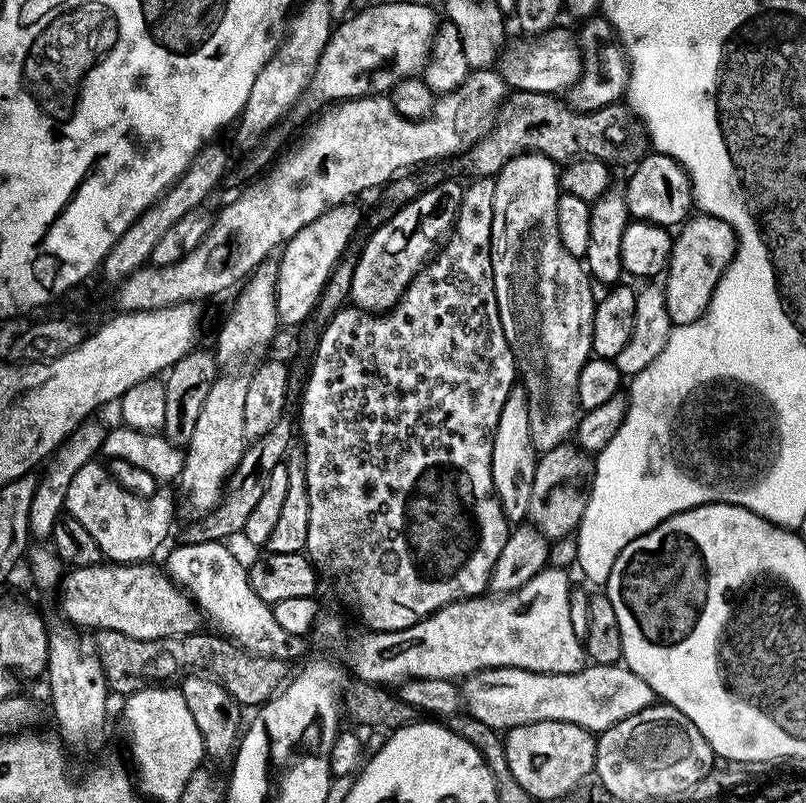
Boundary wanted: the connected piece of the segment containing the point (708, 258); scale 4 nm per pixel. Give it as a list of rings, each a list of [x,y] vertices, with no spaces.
[[[693,215],[679,225],[668,267],[662,276],[666,310],[673,325],[694,322],[710,306],[710,298],[736,253],[736,231],[722,218]]]

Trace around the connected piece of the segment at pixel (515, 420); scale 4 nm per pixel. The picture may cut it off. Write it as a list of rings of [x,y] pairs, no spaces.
[[[514,386],[502,406],[502,414],[498,414],[498,426],[494,430],[494,446],[490,454],[492,491],[509,522],[520,522],[527,517],[530,494],[534,490],[534,470],[537,459],[538,453],[530,438],[528,399],[523,387]]]

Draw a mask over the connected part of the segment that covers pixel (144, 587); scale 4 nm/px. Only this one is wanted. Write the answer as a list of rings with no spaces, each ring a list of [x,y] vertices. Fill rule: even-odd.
[[[101,562],[86,568],[71,569],[59,585],[60,608],[64,611],[63,619],[77,629],[116,630],[139,640],[157,640],[171,636],[185,636],[187,632],[197,631],[201,627],[202,613],[193,603],[192,597],[179,584],[171,579],[168,573],[155,568],[155,563],[113,564]]]

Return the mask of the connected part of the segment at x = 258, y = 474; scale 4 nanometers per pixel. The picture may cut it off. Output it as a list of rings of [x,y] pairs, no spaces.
[[[282,418],[270,429],[267,436],[253,439],[245,447],[244,457],[238,462],[238,466],[228,477],[224,486],[224,494],[216,509],[207,512],[198,520],[193,520],[187,525],[188,528],[182,537],[185,544],[206,543],[211,540],[227,541],[227,536],[239,537],[246,526],[246,518],[250,518],[254,511],[254,505],[258,498],[262,498],[262,490],[266,490],[266,482],[270,478],[270,470],[278,466],[287,457],[290,447],[291,436],[294,436],[294,424],[288,418]]]

